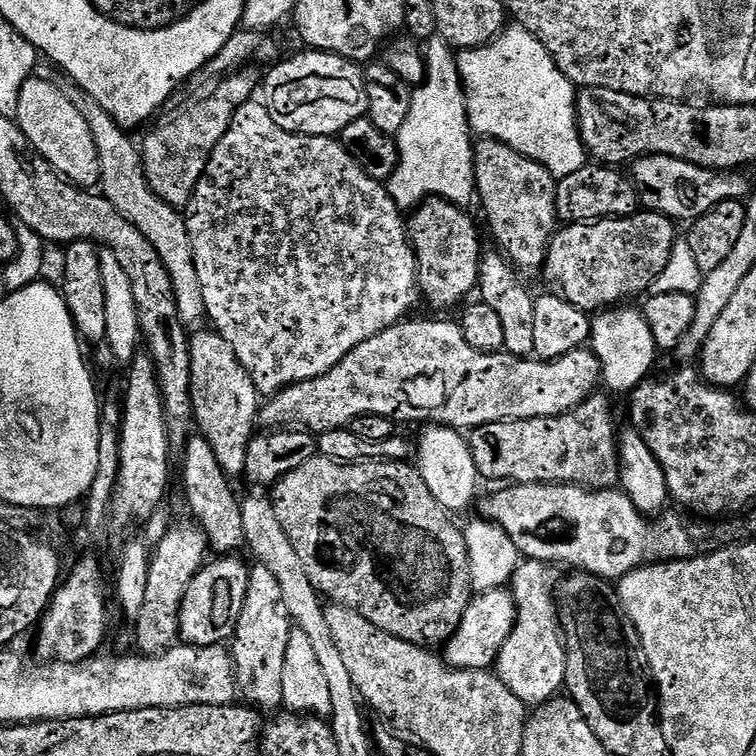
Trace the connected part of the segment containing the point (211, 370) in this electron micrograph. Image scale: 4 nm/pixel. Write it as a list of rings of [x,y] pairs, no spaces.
[[[215,331],[196,333],[191,337],[191,404],[195,427],[204,436],[216,454],[237,454],[248,451],[249,442],[257,427],[260,409],[260,395],[241,363],[238,362],[234,348]]]

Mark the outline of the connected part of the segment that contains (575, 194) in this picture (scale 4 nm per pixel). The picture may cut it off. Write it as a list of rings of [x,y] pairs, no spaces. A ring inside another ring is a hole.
[[[588,162],[574,174],[557,179],[556,214],[565,225],[590,224],[618,216],[635,216],[641,211],[641,191],[631,175],[624,176],[619,167],[605,166],[599,162]]]

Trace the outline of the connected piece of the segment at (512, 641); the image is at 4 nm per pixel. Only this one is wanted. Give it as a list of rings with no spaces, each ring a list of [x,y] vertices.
[[[525,559],[517,568],[514,575],[512,575],[510,581],[510,591],[512,593],[513,598],[516,599],[516,625],[514,626],[514,630],[510,634],[510,638],[506,642],[506,646],[502,648],[500,651],[499,658],[496,659],[494,665],[494,672],[497,676],[505,683],[507,691],[517,696],[518,699],[521,700],[524,704],[532,704],[531,706],[539,706],[541,704],[547,704],[549,700],[553,699],[557,695],[556,691],[561,691],[564,688],[564,679],[566,678],[566,674],[568,673],[568,649],[566,647],[566,641],[562,635],[562,629],[560,626],[560,613],[558,611],[558,600],[554,595],[552,597],[552,576],[548,573],[550,570],[549,565],[542,561],[538,560],[529,560]]]

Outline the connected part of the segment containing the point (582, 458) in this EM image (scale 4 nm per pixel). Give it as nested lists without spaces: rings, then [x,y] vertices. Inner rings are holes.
[[[593,394],[576,409],[562,414],[568,420],[568,484],[589,489],[615,489],[620,483],[618,427],[607,395]]]

